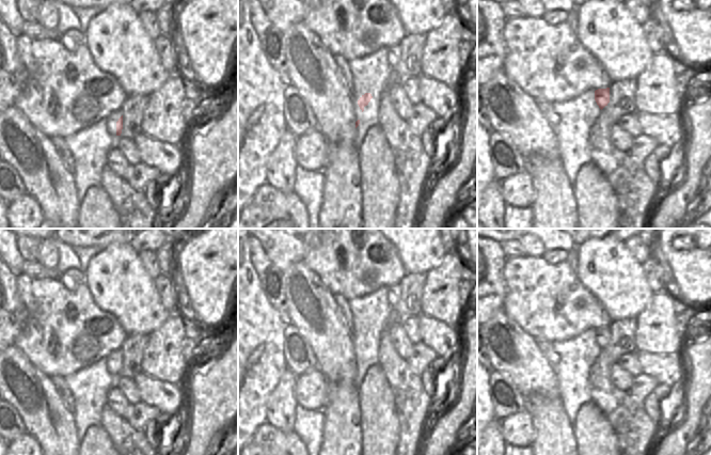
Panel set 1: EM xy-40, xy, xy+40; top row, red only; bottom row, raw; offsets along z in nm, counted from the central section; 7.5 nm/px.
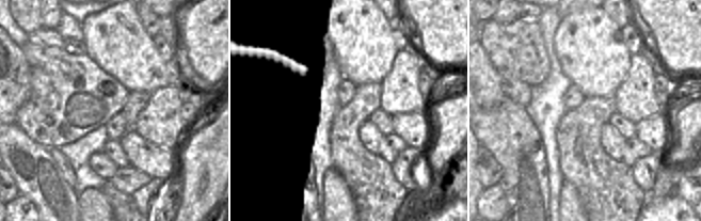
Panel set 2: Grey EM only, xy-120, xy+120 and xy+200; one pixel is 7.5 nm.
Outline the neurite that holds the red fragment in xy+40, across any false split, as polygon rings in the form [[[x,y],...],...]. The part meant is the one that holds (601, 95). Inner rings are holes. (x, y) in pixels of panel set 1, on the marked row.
[[[610,88],[596,90],[595,100],[601,110],[607,106],[610,103]]]

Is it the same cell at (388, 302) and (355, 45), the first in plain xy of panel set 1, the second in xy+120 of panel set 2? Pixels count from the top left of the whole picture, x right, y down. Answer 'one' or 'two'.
one

